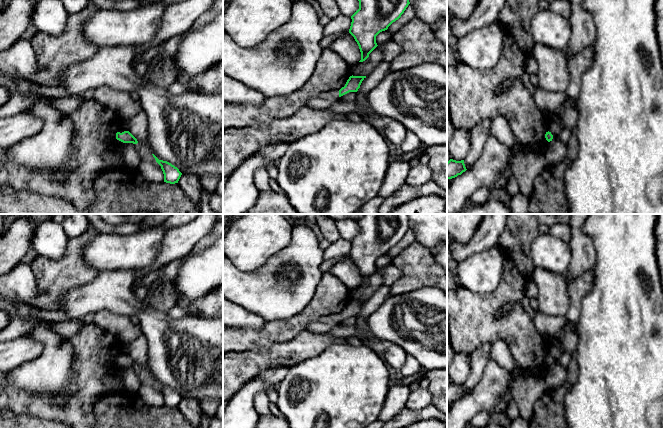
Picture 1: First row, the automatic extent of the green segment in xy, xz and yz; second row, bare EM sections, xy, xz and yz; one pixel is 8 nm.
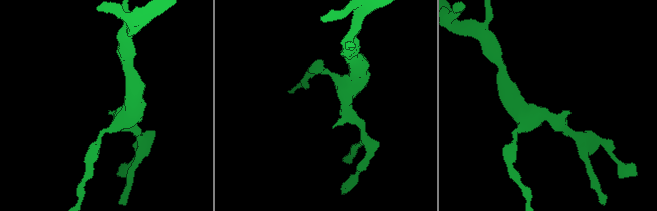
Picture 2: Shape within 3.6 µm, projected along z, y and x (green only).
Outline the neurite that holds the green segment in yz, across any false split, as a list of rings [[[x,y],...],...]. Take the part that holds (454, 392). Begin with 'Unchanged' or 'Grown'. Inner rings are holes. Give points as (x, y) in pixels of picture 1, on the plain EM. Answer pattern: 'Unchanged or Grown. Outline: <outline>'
Unchanged. Outline: [[[450,383],[447,386],[447,404],[457,401],[465,396],[467,393],[464,388],[464,384],[456,385]]]

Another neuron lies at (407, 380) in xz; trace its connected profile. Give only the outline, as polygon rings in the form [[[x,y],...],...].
[[[419,371],[418,373],[411,375],[411,376],[405,376],[403,377],[403,379],[398,383],[399,385],[402,386],[410,386],[415,380],[420,379],[425,377],[425,373],[423,373],[422,371]]]

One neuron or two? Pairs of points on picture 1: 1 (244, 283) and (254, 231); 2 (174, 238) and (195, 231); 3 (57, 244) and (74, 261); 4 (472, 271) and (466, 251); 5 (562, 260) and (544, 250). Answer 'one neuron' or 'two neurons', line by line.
1: two neurons
2: one neuron
3: two neurons
4: two neurons
5: one neuron

